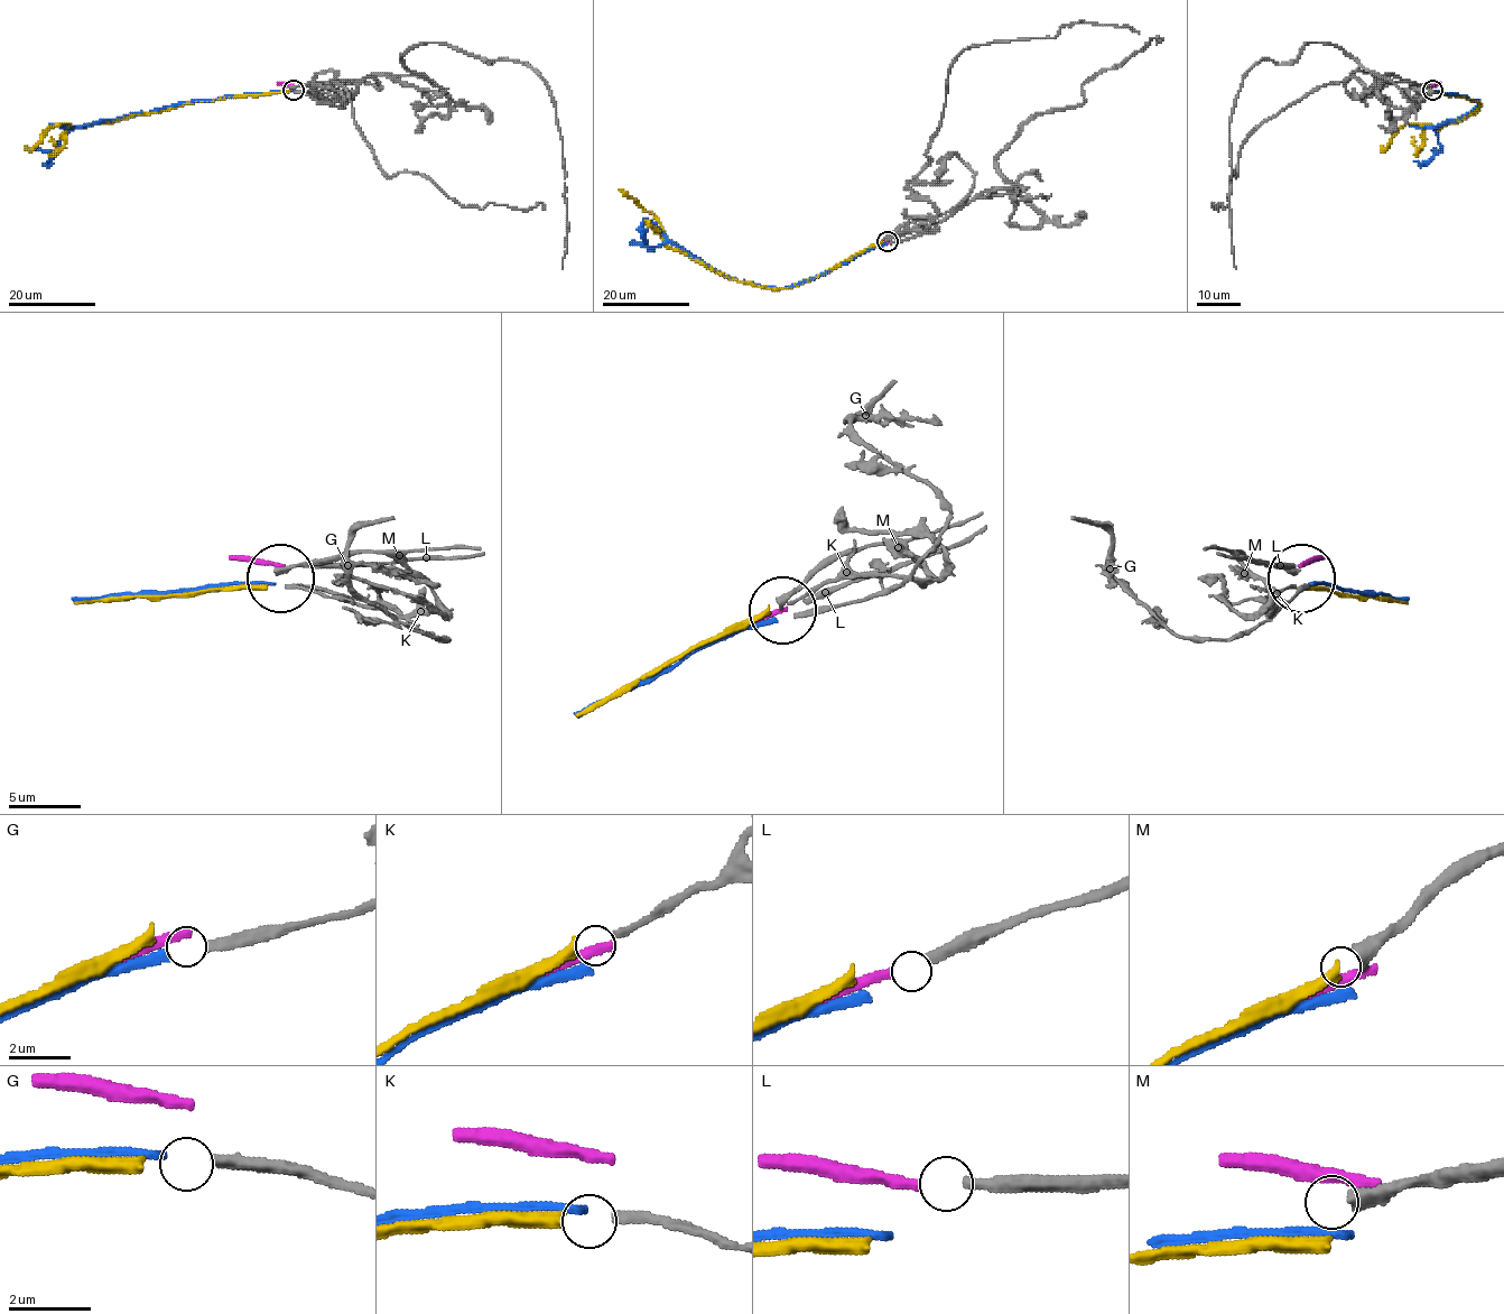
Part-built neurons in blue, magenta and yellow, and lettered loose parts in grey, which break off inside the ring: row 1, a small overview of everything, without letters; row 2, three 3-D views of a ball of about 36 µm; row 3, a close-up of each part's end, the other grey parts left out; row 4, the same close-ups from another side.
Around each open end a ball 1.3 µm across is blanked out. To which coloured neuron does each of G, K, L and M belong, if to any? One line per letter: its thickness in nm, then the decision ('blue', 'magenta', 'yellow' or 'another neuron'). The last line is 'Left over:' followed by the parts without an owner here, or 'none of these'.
G: 320 nm | blue
K: 240 nm | yellow
L: 340 nm | magenta
M: 480 nm | another neuron
Left over: M

